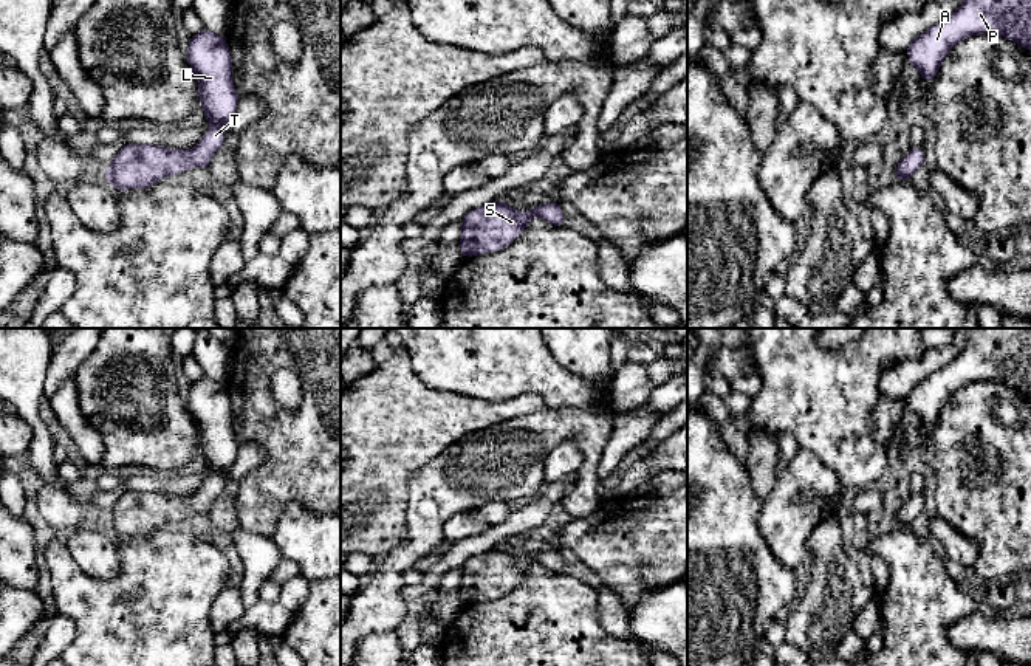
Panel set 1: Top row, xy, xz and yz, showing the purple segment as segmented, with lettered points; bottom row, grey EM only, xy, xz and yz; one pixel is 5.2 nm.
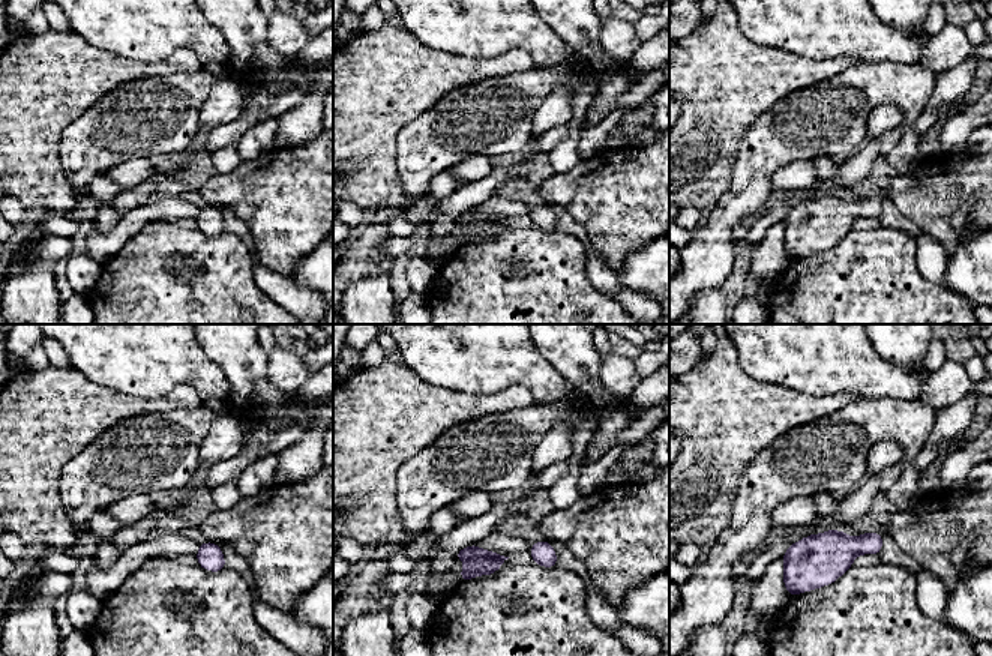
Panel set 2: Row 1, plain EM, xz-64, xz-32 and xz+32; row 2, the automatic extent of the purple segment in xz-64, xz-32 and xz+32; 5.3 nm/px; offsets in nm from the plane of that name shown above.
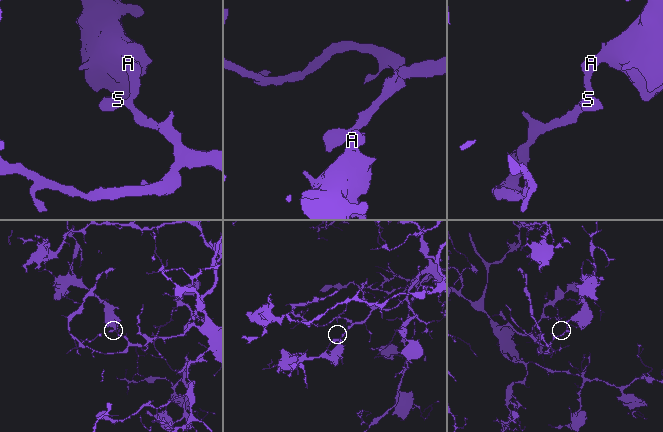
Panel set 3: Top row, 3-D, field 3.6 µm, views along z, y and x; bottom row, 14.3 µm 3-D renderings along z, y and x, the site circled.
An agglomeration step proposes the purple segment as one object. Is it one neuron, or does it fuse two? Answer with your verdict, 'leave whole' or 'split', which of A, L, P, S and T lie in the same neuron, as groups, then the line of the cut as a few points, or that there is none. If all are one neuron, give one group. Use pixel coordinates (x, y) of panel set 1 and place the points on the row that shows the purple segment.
leave whole | A L P S T | no cut

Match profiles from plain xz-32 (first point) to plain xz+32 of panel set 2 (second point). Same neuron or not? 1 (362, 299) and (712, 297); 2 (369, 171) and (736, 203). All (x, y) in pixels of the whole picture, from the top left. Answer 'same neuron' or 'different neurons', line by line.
1: same neuron
2: different neurons

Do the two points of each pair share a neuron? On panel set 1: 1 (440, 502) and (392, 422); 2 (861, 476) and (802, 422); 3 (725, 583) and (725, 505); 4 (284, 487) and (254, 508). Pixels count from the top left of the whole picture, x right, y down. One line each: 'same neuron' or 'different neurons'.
1: different neurons
2: same neuron
3: same neuron
4: same neuron

